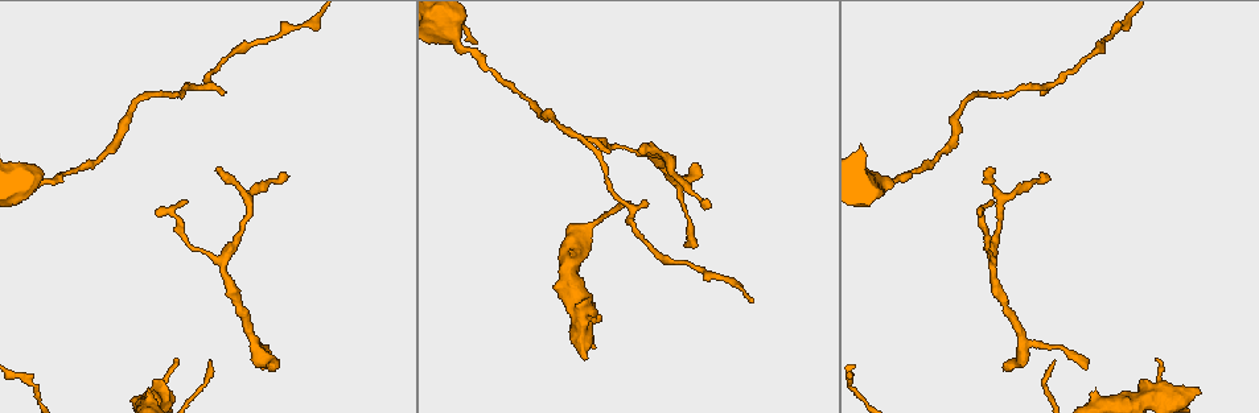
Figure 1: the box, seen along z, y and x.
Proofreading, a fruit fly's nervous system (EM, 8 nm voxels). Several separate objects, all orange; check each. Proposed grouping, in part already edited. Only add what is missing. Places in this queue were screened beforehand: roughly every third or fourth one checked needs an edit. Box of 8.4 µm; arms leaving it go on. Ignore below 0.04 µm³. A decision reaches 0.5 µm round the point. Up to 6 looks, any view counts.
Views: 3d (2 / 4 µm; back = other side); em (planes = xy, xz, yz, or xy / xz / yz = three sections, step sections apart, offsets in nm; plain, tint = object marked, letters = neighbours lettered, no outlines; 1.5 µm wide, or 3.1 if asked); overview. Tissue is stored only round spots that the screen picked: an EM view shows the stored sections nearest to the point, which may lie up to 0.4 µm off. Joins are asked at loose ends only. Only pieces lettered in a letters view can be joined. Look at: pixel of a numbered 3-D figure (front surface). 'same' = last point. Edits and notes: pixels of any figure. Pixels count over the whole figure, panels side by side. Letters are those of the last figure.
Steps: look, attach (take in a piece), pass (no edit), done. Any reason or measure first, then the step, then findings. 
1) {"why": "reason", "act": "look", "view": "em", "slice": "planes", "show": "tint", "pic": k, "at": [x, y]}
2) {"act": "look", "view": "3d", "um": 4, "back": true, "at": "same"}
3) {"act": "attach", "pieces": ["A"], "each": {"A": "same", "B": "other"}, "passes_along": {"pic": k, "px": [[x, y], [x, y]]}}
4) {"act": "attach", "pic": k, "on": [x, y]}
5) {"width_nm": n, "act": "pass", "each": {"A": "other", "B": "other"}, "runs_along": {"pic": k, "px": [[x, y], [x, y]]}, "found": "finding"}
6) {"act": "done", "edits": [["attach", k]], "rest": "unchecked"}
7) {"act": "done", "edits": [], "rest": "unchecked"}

{"why": "branch stops here", "act": "look", "view": "3d", "um": 2, "back": true, "pic": 1, "at": [1048, 175]}

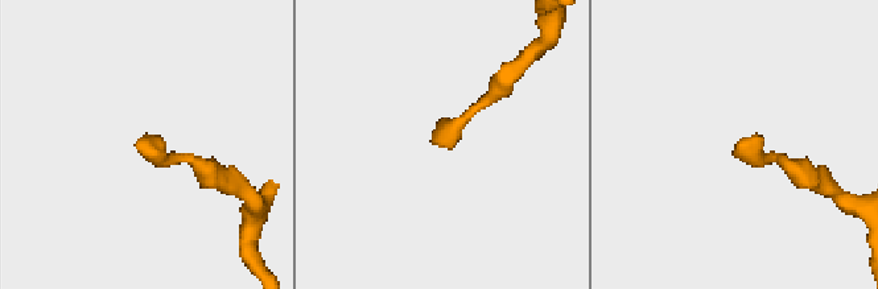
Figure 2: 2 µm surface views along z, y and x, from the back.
{"why": "need the tissue", "act": "look", "view": "em", "slice": "xz", "step": 4, "show": "letters", "pic": 2, "at": [433, 140]}

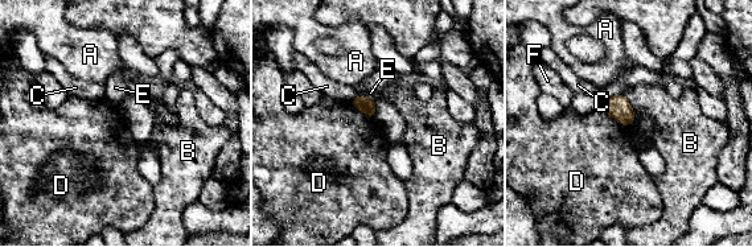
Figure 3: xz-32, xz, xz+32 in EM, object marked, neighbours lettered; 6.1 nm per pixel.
{"act": "look", "view": "em", "slice": "xy", "step": 4, "show": "letters", "at": "same"}

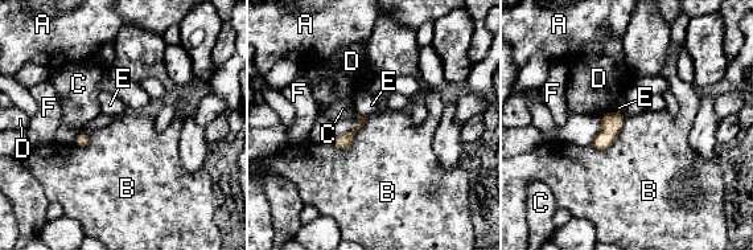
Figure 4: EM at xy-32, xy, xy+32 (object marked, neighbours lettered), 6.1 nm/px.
{"act": "pass", "each": {"A": "other", "B": "other", "C": "other", "D": "other", "E": "other", "F": "other"}, "found": "no lettered piece goes on from it"}

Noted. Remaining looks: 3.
{"why": "thin end", "act": "look", "view": "3d", "um": 2, "pic": 1, "at": [607, 152]}

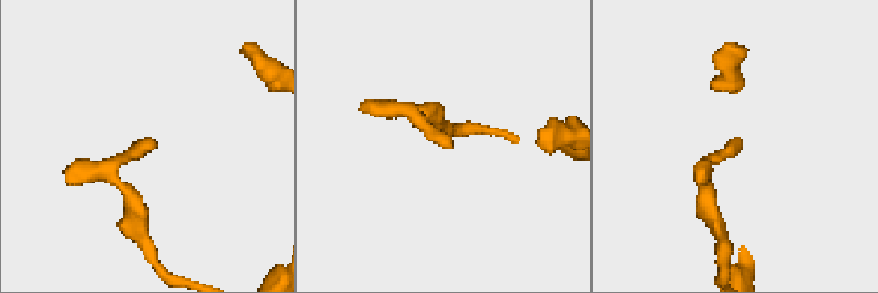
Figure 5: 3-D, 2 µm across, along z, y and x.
{"act": "look", "view": "em", "slice": "planes", "show": "letters", "pic": 5, "at": [150, 151]}

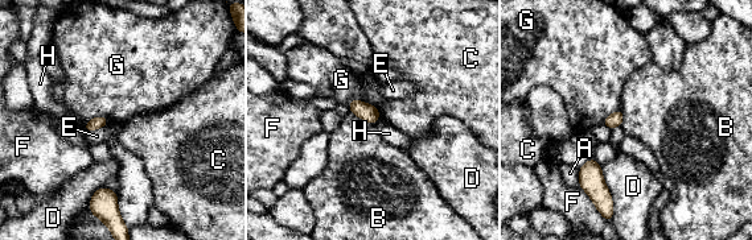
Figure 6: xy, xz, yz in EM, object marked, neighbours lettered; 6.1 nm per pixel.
{"longest_contact_nm": ["D", 260], "act": "pass", "each": {"A": "other", "B": "other", "C": "other", "D": "other", "E": "other", "F": "other", "G": "other", "H": "other"}, "found": "no lettered piece goes on from it"}

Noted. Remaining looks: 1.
{"why": "thick end", "act": "look", "view": "em", "slice": "planes", "show": "letters", "pic": 1, "at": [1198, 391]}

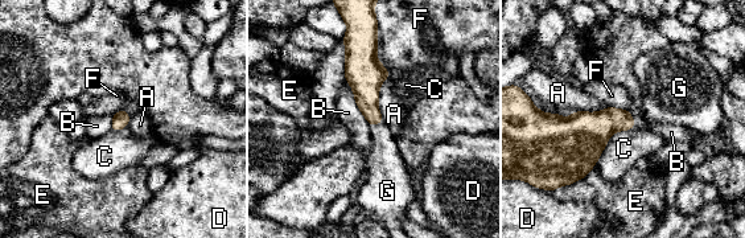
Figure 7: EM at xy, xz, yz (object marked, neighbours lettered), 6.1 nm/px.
{"act": "attach", "pieces": ["G"], "each": {"A": "other", "B": "other", "C": "other", "D": "other", "E": "other", "F": "other", "G": "same"}, "passes_along": {"pic": 7, "px": [[593, 130], [633, 120], [667, 98]]}, "found": "the neuron continues"}

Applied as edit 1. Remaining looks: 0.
{"act": "done", "edits": [["attach", 7]], "rest": "unchecked"}

